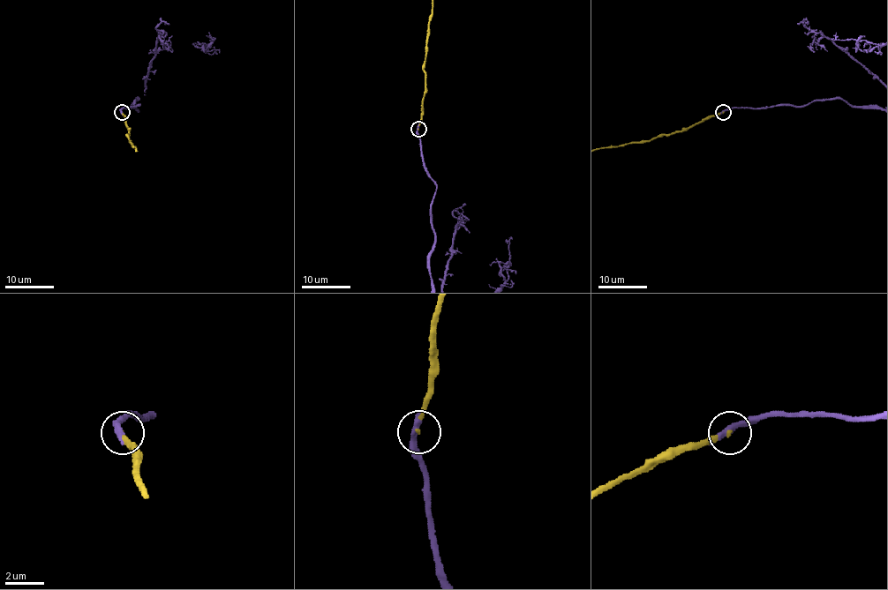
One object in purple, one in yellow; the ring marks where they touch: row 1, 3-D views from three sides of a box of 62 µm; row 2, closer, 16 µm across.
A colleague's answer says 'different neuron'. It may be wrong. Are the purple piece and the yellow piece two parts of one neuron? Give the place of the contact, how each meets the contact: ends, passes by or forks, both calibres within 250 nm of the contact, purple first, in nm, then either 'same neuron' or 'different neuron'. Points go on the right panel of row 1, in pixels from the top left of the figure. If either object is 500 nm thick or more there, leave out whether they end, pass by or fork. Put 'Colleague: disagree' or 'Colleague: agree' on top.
Colleague: agree
at (723, 112); purple passes by; yellow ends there; 300 nm thick on the purple side, 160 nm on the other; different neuron

